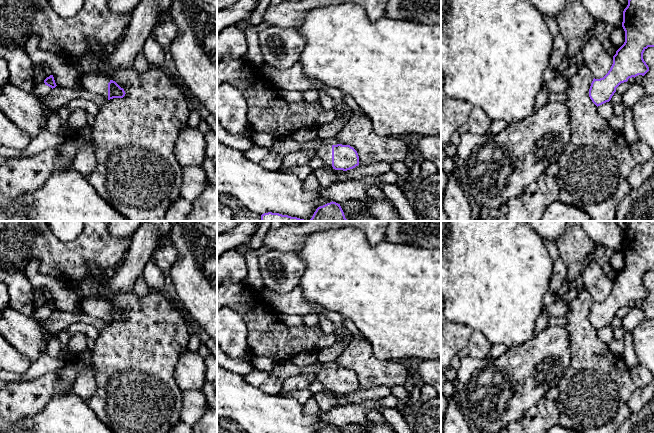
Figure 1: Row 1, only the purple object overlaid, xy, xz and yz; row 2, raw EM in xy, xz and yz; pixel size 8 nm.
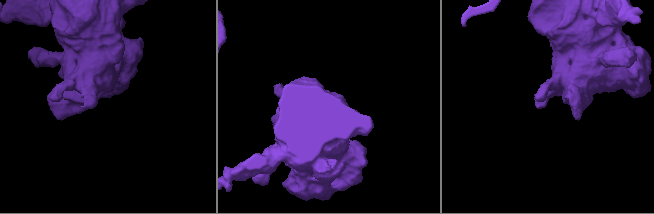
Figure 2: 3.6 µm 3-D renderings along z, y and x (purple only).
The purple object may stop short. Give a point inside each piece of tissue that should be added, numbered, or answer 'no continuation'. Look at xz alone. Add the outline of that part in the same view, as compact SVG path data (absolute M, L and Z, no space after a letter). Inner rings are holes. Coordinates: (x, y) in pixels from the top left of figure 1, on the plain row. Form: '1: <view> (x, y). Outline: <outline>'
1: xz (324, 376). Outline: M316 362L313 364L318 368L317 380L324 386L325 389L332 393L332 369L325 367L322 363Z

